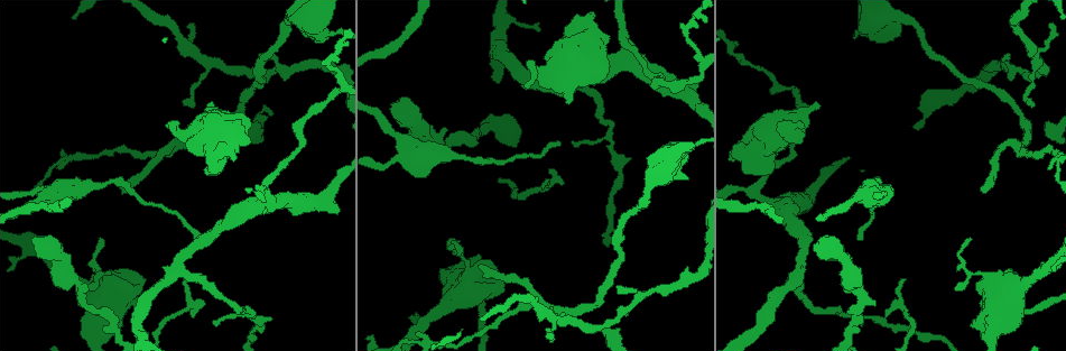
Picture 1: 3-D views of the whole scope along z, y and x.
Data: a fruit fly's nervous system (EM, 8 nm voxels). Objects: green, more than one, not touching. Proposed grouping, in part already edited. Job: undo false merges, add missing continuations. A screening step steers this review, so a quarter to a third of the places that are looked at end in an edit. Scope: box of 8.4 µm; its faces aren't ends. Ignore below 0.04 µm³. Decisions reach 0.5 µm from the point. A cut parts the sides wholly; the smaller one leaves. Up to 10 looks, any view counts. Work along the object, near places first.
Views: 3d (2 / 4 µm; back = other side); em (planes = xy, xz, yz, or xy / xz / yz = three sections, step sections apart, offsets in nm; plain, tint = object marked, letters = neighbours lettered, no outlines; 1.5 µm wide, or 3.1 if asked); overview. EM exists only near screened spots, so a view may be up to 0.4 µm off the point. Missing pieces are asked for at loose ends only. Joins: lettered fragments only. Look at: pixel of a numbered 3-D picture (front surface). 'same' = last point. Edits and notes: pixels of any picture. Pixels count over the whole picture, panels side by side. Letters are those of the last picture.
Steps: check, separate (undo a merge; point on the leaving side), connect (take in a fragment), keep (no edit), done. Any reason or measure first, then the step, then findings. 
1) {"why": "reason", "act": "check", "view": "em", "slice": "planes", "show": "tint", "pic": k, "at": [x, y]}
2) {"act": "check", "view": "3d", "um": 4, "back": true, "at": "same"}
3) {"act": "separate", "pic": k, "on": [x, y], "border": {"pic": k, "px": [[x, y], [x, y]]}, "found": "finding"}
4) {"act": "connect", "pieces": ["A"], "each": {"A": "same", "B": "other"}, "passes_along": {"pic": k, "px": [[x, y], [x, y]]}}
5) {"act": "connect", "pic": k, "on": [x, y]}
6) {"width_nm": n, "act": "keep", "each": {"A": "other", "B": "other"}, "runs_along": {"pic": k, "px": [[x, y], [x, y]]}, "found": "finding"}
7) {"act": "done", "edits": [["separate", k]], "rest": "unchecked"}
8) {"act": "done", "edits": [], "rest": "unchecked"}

{"act": "check", "view": "em", "slice": "xy", "step": 4, "show": "tint", "pic": 1, "at": [864, 195]}

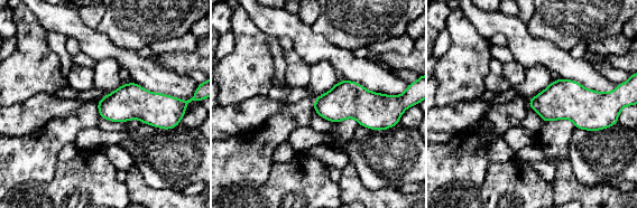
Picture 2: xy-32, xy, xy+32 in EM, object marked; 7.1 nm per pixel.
{"act": "check", "view": "em", "slice": "planes", "show": "letters", "at": "same"}

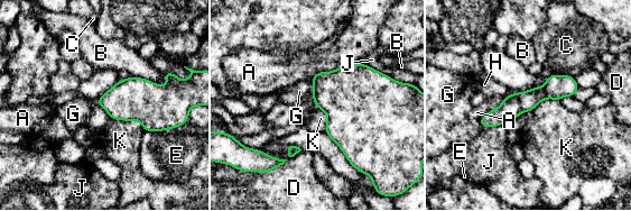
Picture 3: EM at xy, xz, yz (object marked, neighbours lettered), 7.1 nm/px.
{"longest_contact_nm": ["A", 400], "act": "keep", "each": {"A": "other", "B": "other", "C": "other", "D": "other", "E": "other", "G": "other", "H": "other", "J": "other", "K": "other"}, "found": "one cell here"}

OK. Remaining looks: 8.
{"why": "branch stops here", "act": "check", "view": "em", "slice": "yz", "step": 4, "show": "tint", "pic": 1, "at": [982, 190]}

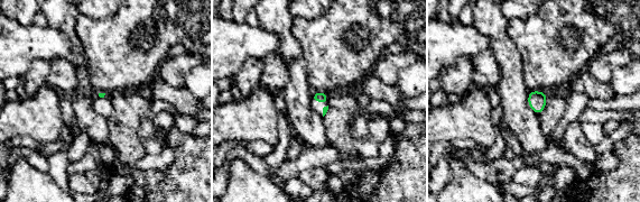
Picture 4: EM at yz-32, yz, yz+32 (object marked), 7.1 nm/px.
{"act": "check", "view": "em", "slice": "xz", "step": 8, "show": "letters", "at": "same"}

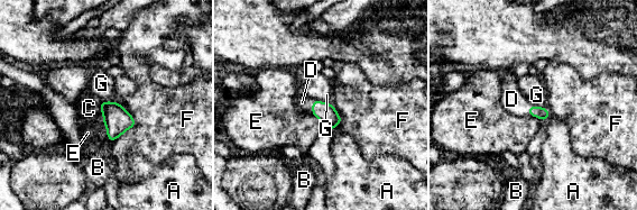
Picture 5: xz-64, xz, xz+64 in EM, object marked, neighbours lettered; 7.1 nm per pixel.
{"act": "connect", "pieces": ["D"], "each": {"A": "other", "B": "other", "C": "other", "D": "same", "E": "other", "F": "other", "G": "other"}, "passes_along": {"pic": 5, "px": [[325, 112], [312, 107], [302, 102]]}, "found": "it goes on there"}

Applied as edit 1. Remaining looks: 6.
{"why": "redraw", "act": "check", "view": "overview"}

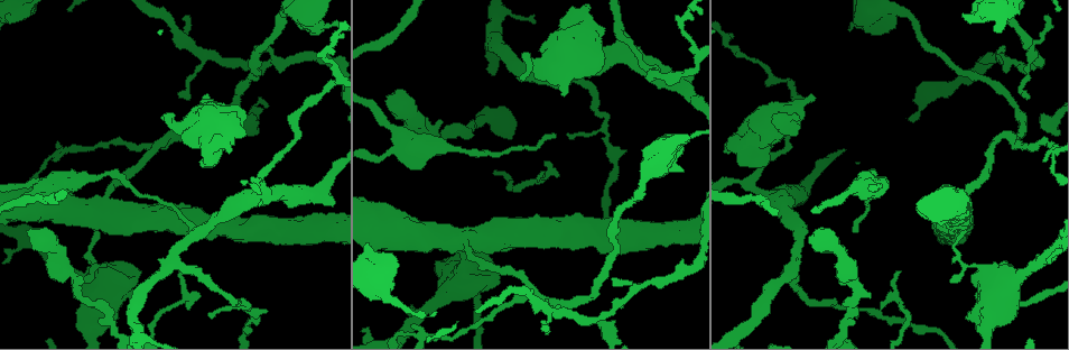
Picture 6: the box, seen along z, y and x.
{"why": "branch stops here", "act": "check", "view": "em", "slice": "yz", "step": 8, "show": "letters", "pic": 6, "at": [560, 93]}

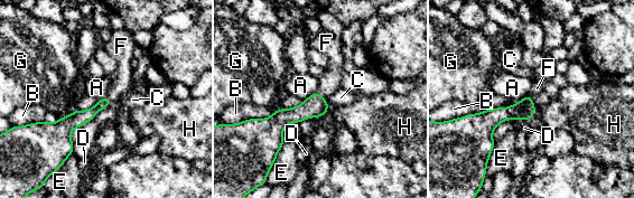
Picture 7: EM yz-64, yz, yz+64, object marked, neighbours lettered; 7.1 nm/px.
{"act": "connect", "pieces": ["F"], "each": {"A": "other", "B": "other", "C": "other", "D": "other", "E": "other", "F": "same", "G": "other", "H": "other"}, "passes_along": {"pic": 7, "px": [[314, 106], [320, 95], [331, 79]]}, "found": "it goes on there"}

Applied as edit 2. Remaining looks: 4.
{"why": "branch stops here", "act": "check", "view": "3d", "um": 2, "back": true, "pic": 6, "at": [888, 27]}

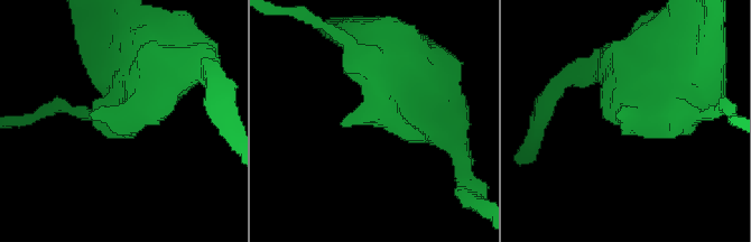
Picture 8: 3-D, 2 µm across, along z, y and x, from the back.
{"why": "shape alone is not enough", "act": "check", "view": "em", "slice": "planes", "show": "letters", "pic": 8, "at": [92, 115]}

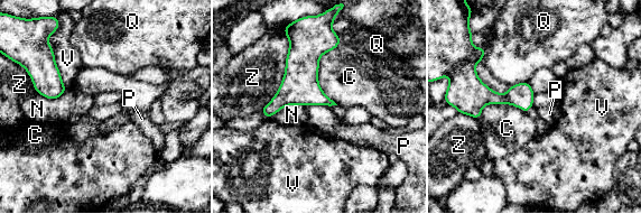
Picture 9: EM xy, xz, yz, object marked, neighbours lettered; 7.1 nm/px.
{"act": "keep", "each": {"C": "other", "N": "other", "P": "other", "Q": "other", "V": "other", "Z": "other"}, "border": {"pic": 9, "px": [[341, 42], [318, 68], [337, 104]]}, "found": "no lettered fragment goes on from it"}

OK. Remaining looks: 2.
{"act": "done", "edits": [["connect", 5], ["connect", 7]], "rest": "unchecked"}

